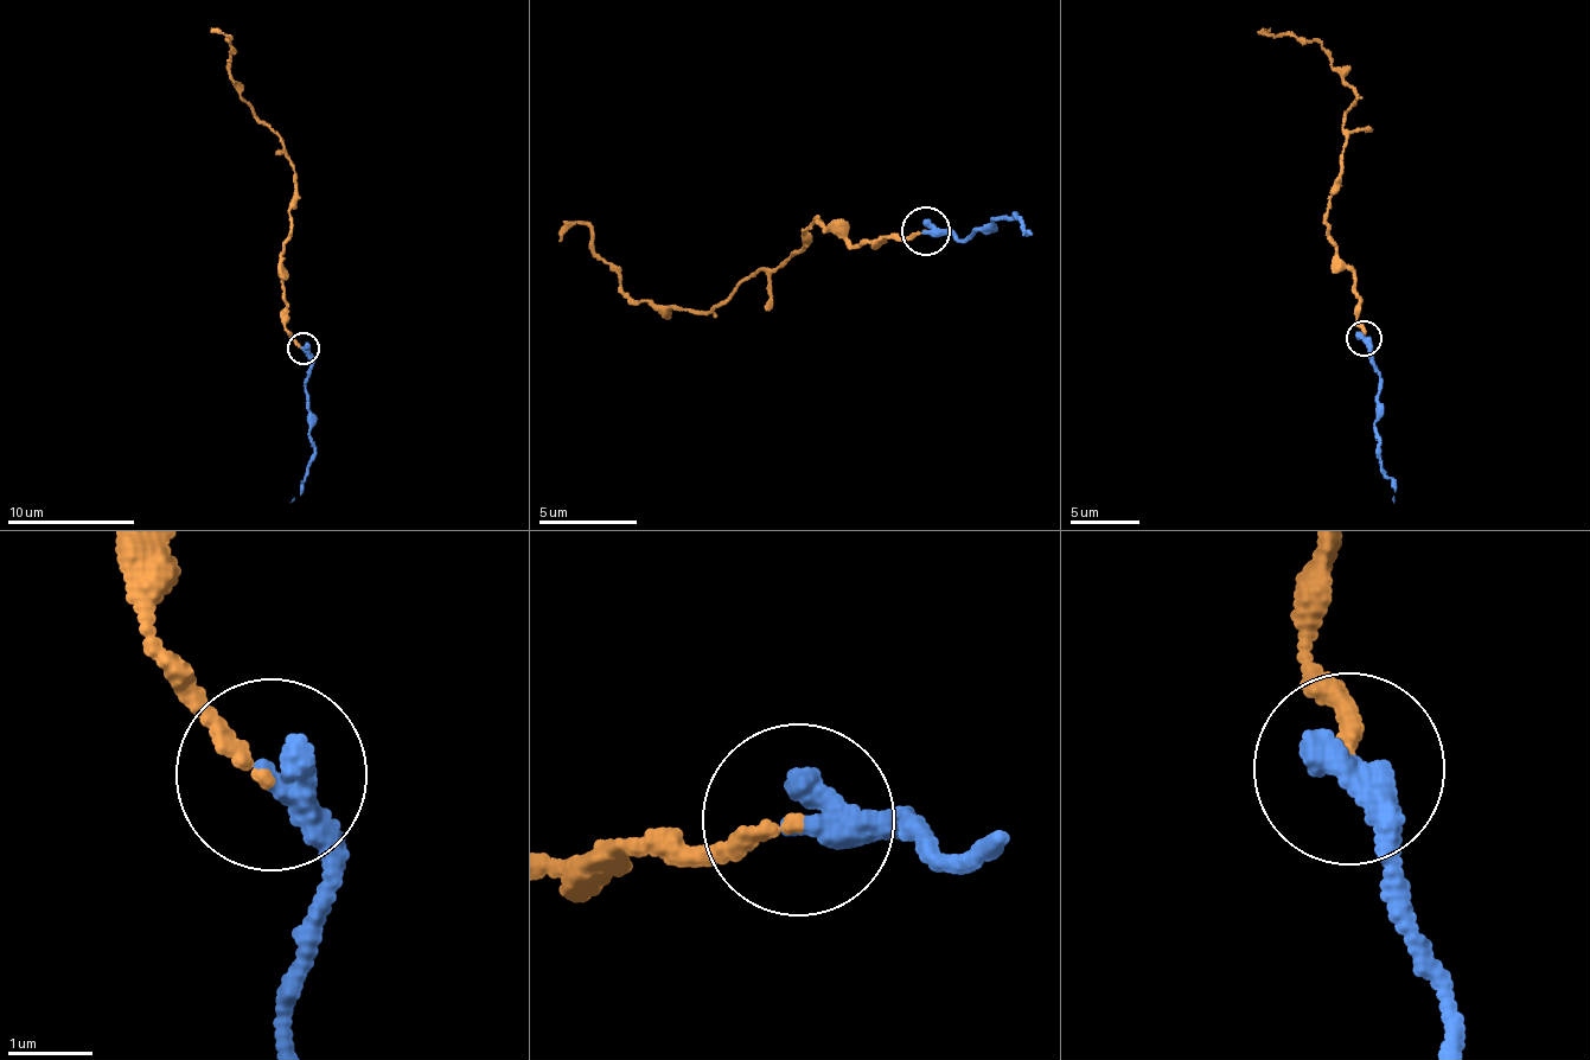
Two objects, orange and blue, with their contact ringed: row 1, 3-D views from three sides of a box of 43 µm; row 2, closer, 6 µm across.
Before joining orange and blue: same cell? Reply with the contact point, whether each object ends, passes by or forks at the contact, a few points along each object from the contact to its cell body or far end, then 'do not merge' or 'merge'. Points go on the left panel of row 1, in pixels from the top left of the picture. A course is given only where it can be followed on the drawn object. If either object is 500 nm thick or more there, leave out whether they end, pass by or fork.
at (302, 349); orange ends there; blue ends there; orange runs (302, 349), (283, 326), (293, 167), (282, 136), (255, 116), (231, 77), (228, 37), (211, 29); blue runs (302, 349), (310, 363), (306, 387), (313, 461), (299, 496), (289, 502); merge

